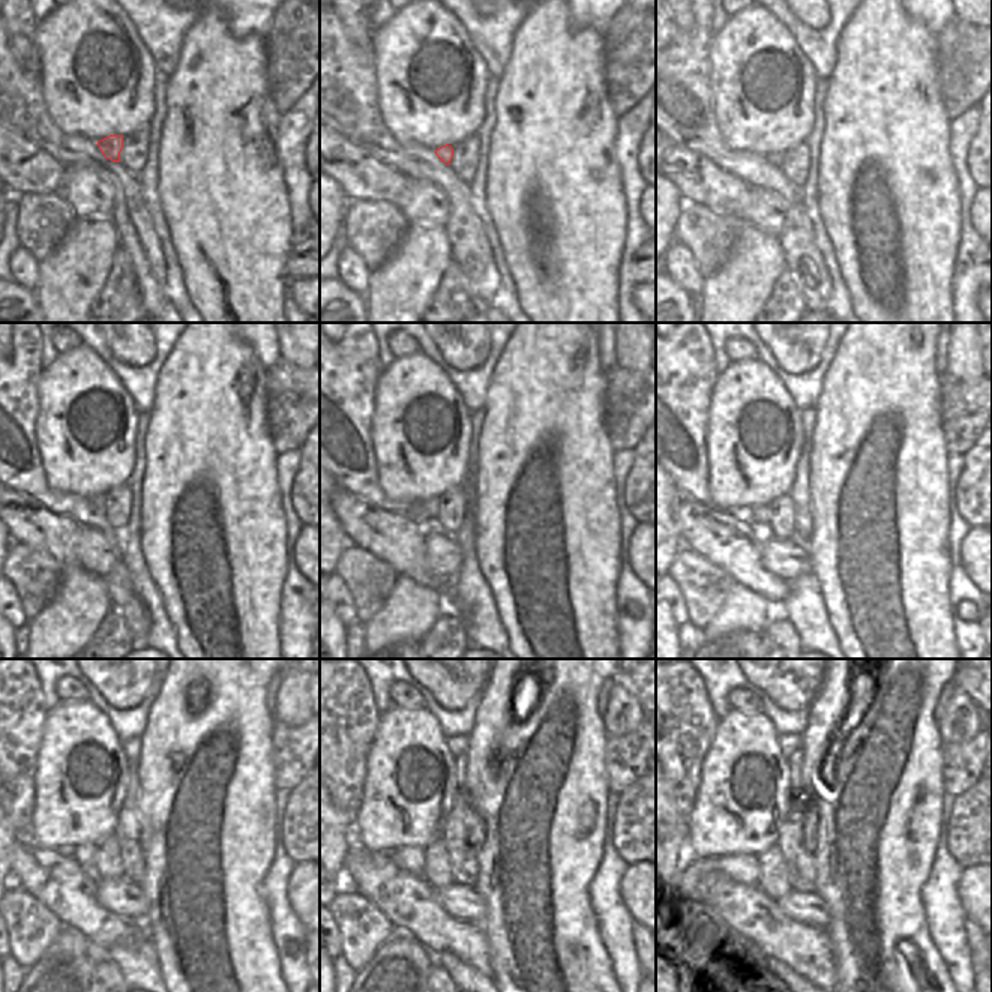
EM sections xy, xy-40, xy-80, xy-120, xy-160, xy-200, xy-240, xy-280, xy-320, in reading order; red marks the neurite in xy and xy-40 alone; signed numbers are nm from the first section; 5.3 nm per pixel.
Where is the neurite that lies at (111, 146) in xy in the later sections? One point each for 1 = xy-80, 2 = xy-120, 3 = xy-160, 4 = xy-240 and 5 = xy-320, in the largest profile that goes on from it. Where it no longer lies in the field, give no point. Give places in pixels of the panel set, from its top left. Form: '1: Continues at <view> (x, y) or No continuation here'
1: Continues at xy-80 (776, 158)
2: Continues at xy-120 (98, 502)
3: Continues at xy-160 (423, 514)
4: Continues at xy-240 (84, 854)
5: Continues at xy-320 (697, 872)

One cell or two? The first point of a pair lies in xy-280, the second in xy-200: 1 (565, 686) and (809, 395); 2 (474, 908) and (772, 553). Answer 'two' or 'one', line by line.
1: two
2: one

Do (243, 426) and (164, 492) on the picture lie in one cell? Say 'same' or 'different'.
same

